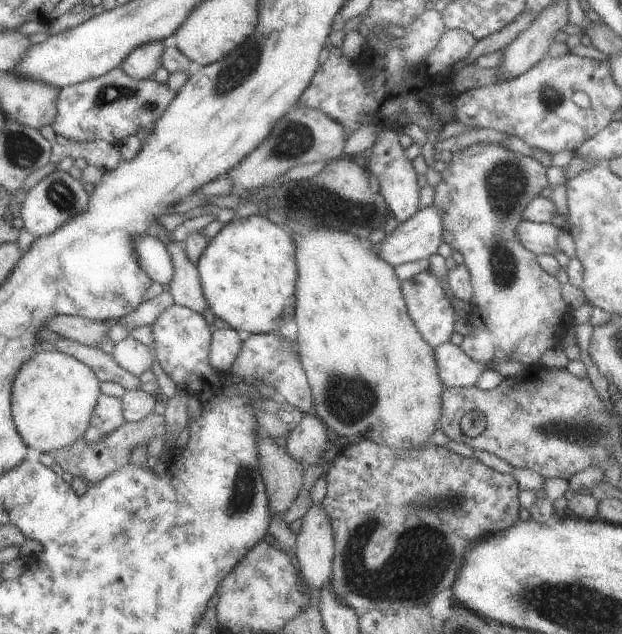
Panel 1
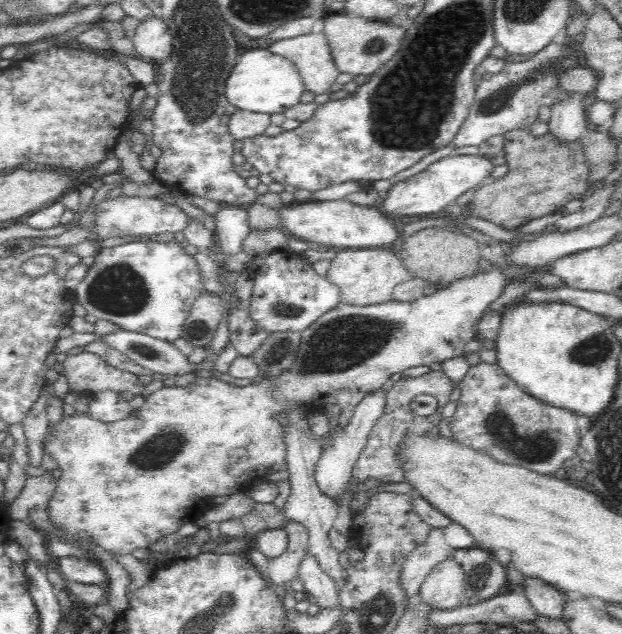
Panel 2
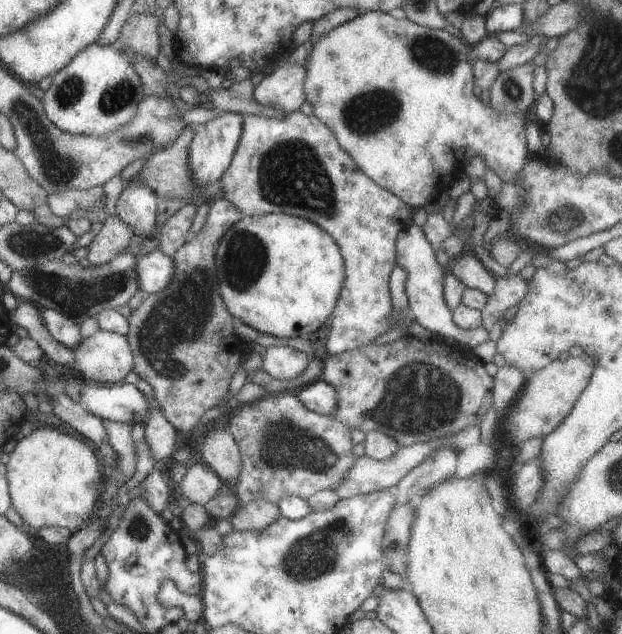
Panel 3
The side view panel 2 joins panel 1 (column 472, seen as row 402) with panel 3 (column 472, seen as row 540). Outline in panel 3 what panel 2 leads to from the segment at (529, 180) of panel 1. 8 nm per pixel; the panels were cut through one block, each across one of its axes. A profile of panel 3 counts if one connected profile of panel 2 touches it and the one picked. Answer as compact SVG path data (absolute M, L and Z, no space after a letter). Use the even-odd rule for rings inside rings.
M379 10L359 13L348 22L343 22L343 24L331 28L317 42L311 44L311 52L307 56L307 62L303 64L305 70L305 76L303 76L304 100L311 104L312 116L317 118L317 121L320 121L335 136L339 149L343 150L353 160L357 169L380 188L401 198L411 211L422 208L431 196L433 198L434 195L447 191L451 184L459 178L459 173L465 171L464 166L471 158L476 156L482 158L485 168L493 171L501 180L501 183L509 182L511 184L511 182L517 182L517 174L527 160L524 131L530 115L529 112L499 114L499 110L495 110L489 102L483 103L479 96L473 94L474 83L469 57L471 47L462 38L458 39L444 29L420 26Z

